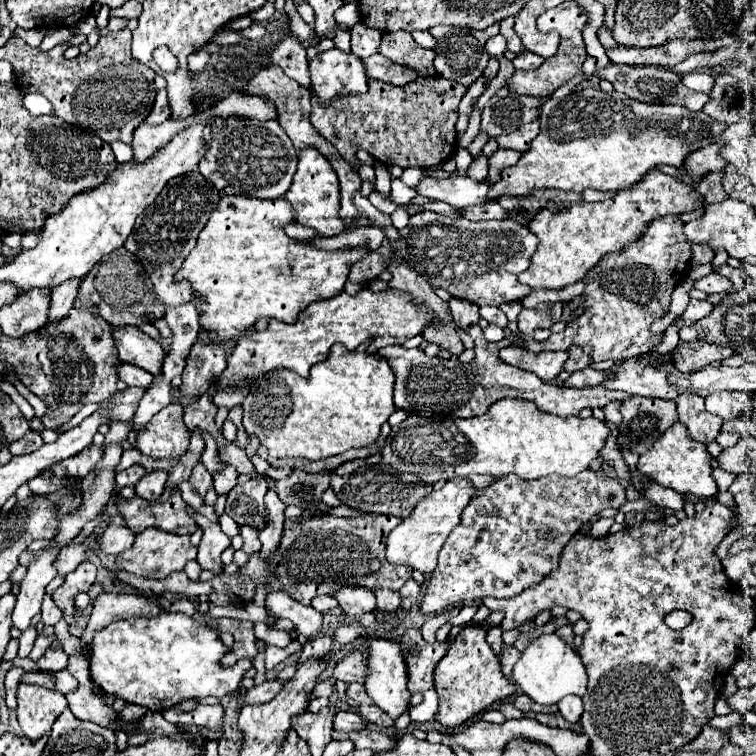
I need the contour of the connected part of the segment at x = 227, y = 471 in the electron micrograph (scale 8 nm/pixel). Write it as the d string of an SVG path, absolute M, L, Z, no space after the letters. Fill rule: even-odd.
M225 466L225 468L213 478L213 484L215 484L215 492L217 492L217 496L227 494L227 492L237 484L237 478L239 478L239 472L237 472L233 466Z

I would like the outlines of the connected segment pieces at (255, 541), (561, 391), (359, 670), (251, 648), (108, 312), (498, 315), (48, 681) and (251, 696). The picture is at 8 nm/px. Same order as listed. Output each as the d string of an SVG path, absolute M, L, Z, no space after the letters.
M243 526L241 528L241 536L245 540L245 546L243 546L243 552L245 554L255 554L261 550L261 542L259 542L259 532L253 530L251 526Z
M479 324L471 326L469 336L475 340L475 358L471 364L461 364L457 360L439 360L437 356L429 358L419 348L407 350L403 346L389 346L379 350L379 356L389 358L391 368L397 376L395 384L395 406L403 408L417 416L453 416L453 418L471 418L481 416L487 408L501 398L519 398L535 402L541 410L547 410L557 416L577 416L581 408L603 408L611 400L627 400L629 394L613 392L603 386L585 386L585 388L567 388L561 384L541 382L535 374L521 368L509 366L499 358L499 350L509 346L511 340L503 338L499 342L487 342Z
M351 652L351 656L343 658L337 666L335 666L335 678L345 682L345 684L353 684L359 682L363 684L365 678L369 674L367 668L367 656L361 652Z
M219 618L217 620L217 630L219 632L231 632L235 636L235 644L233 644L231 652L223 658L223 666L233 666L239 658L255 658L257 646L255 646L253 622Z
M125 248L111 252L105 260L97 262L91 268L81 284L75 308L99 312L111 326L139 326L143 322L155 322L165 314L165 306L159 306L159 302L155 302L155 296L151 294L151 284L147 282L143 268L139 266L139 262L135 262L135 258L129 256Z
M481 306L479 308L479 314L481 314L481 318L485 318L489 324L497 324L497 326L501 326L501 328L505 328L507 326L507 316L499 310L499 308L495 308L495 306Z
M43 670L27 672L27 674L21 678L21 682L31 682L31 680L41 680L41 684L39 684L39 686L45 686L45 688L49 688L49 690L51 690L51 688L55 688L51 672L43 672Z
M277 680L257 684L257 686L253 686L251 690L245 692L245 696L241 698L241 702L243 702L245 706L247 706L247 704L263 704L263 702L269 702L269 700L273 700L273 698L279 694L281 686L283 686L283 684L277 682Z

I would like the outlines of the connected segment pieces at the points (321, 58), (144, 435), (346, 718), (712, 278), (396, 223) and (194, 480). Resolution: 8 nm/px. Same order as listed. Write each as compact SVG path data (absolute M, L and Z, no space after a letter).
M327 50L317 54L309 62L311 70L311 92L317 94L319 102L329 102L349 92L365 92L367 72L361 58L355 54L347 54L343 50Z
M167 406L155 414L145 430L137 432L137 448L155 460L181 458L189 446L189 430L183 422L183 406Z
M339 712L335 716L335 730L351 732L351 730L363 730L363 728L367 728L367 724L357 712Z
M711 272L709 276L699 278L699 280L695 282L695 288L697 288L697 290L703 290L705 294L713 294L713 292L731 292L733 284L731 284L727 278L719 276L717 272Z
M398 208L390 217L393 226L398 230L408 226L410 215L405 208Z
M199 462L199 464L193 468L193 474L191 474L191 478L189 478L189 484L197 490L199 496L205 496L207 488L211 486L211 474L205 470L203 462Z

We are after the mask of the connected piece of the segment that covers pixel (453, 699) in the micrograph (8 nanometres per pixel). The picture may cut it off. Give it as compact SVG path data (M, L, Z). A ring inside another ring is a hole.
M477 626L463 628L455 638L455 644L451 644L451 648L447 650L447 658L443 658L435 668L435 692L439 698L435 720L449 730L459 728L475 714L487 710L491 704L505 700L515 692L515 686L505 680L499 658L487 644L485 634L487 632Z

